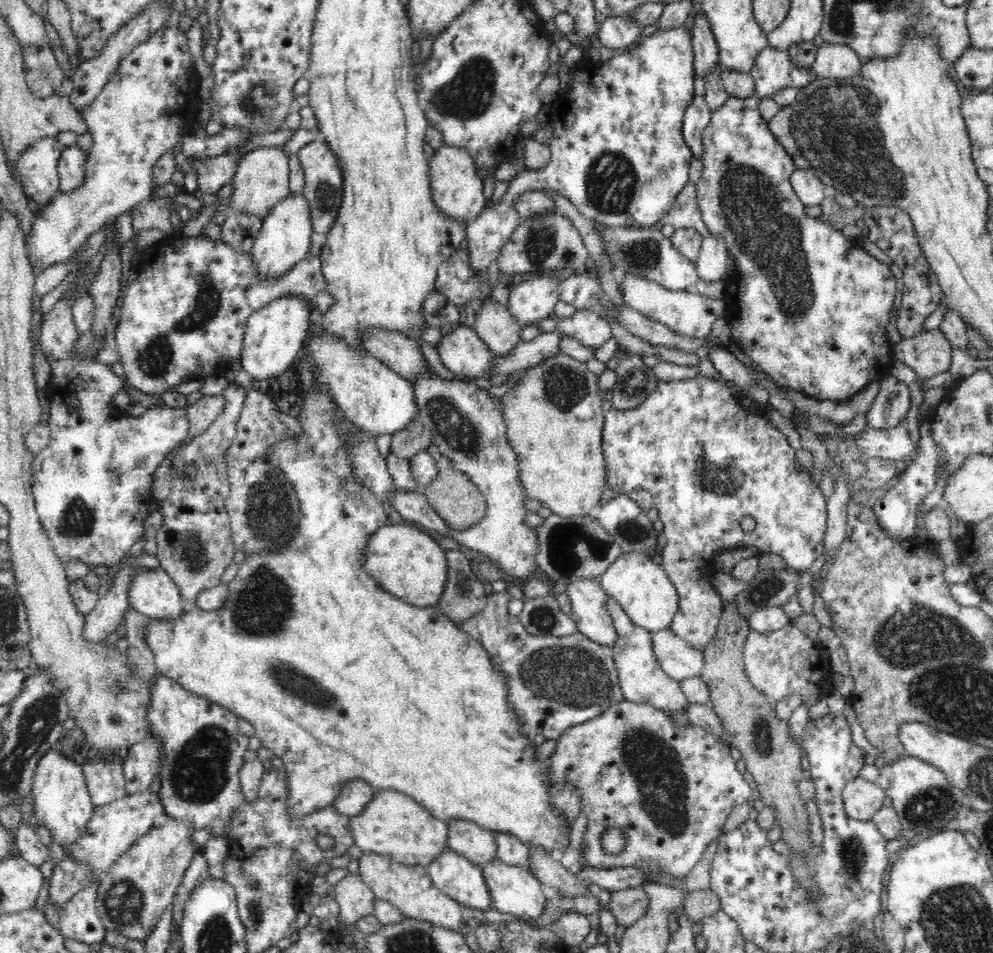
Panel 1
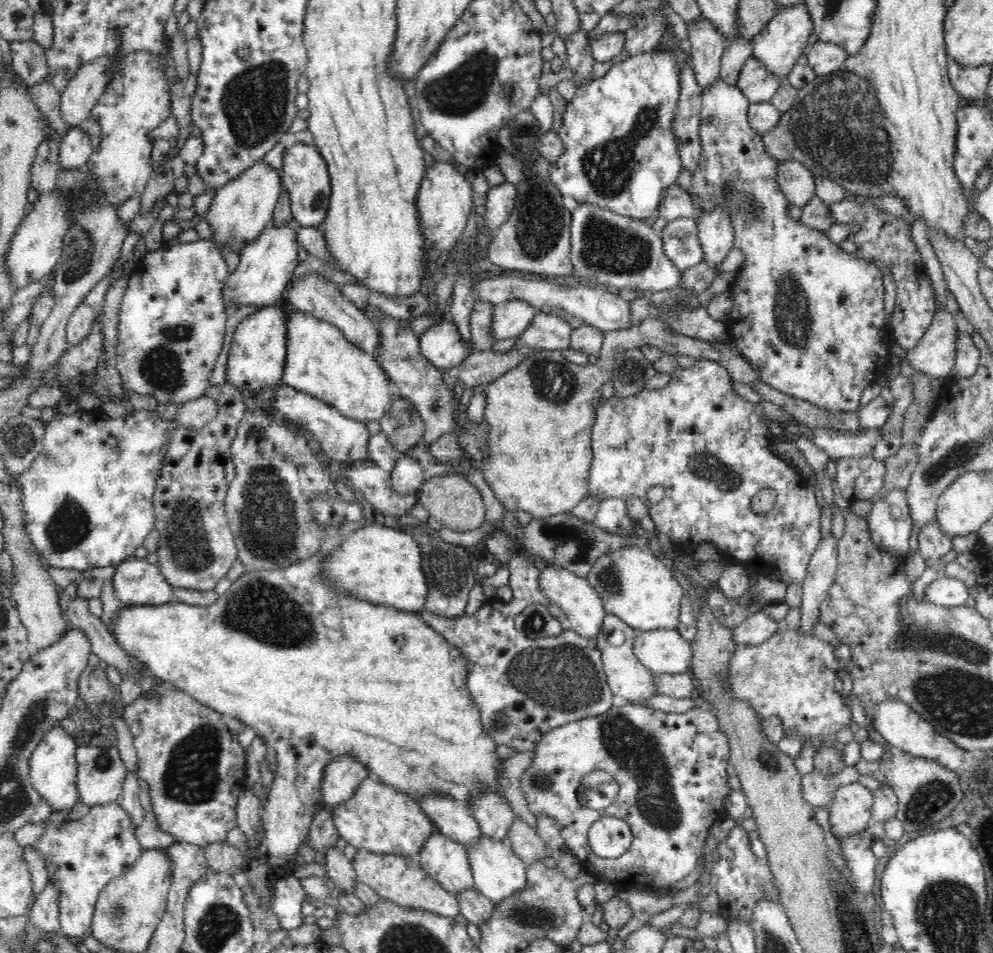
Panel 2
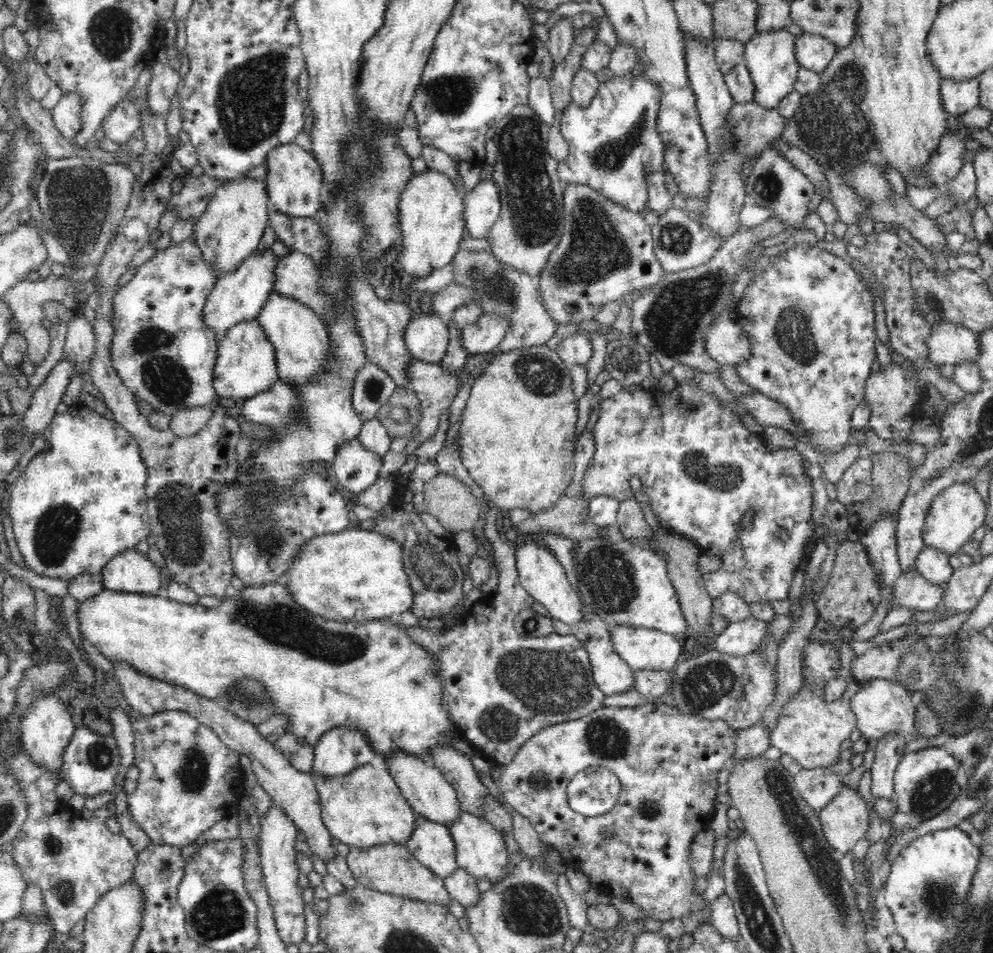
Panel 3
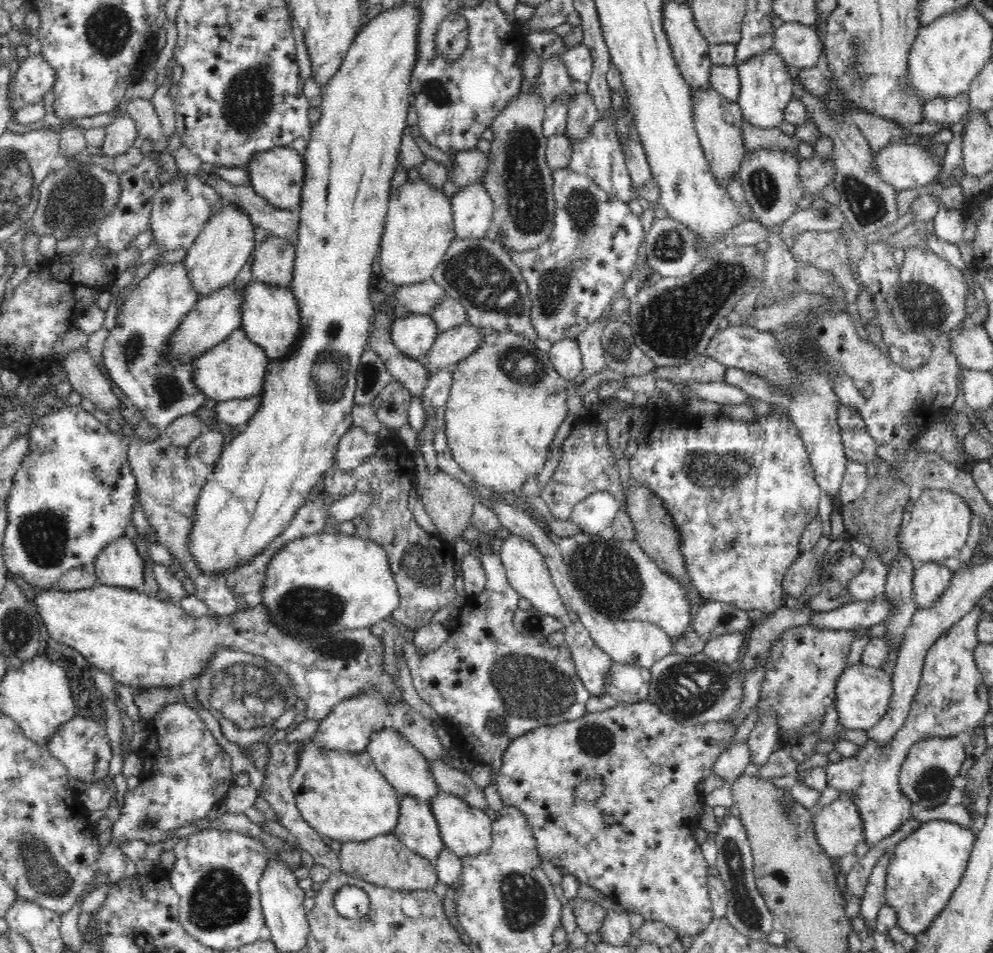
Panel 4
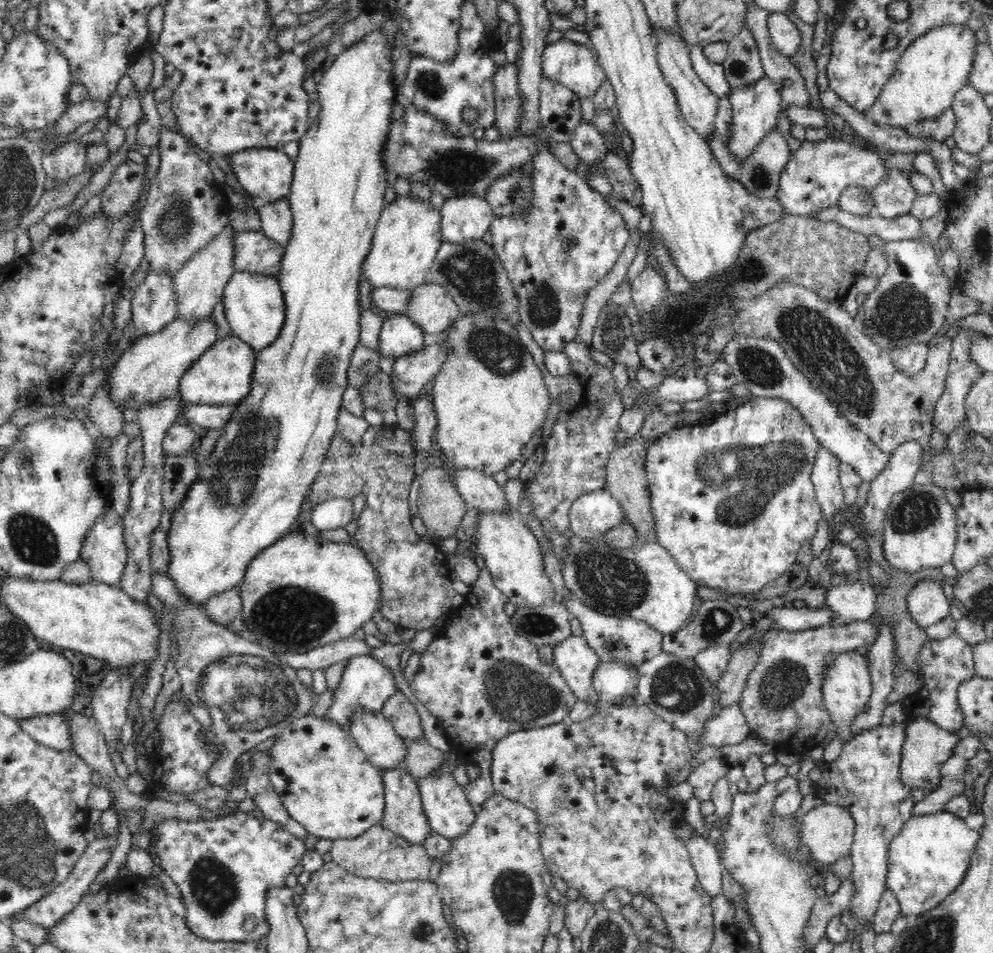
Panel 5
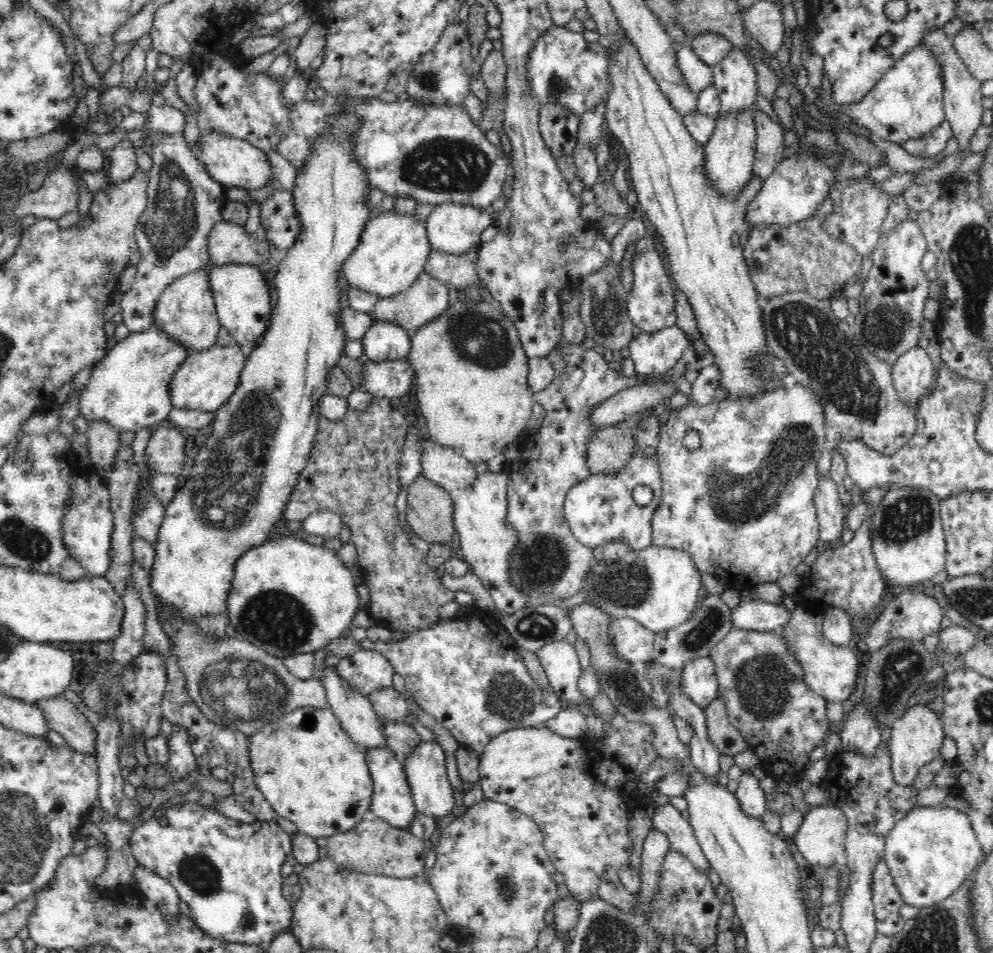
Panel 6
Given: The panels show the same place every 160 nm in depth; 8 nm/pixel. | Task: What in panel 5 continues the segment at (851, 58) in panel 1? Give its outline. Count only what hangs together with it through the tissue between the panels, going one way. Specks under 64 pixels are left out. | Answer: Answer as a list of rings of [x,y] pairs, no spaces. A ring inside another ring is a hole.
[[[769,13],[767,27],[774,46],[783,56],[792,57],[797,53],[802,36],[796,25],[784,13]]]

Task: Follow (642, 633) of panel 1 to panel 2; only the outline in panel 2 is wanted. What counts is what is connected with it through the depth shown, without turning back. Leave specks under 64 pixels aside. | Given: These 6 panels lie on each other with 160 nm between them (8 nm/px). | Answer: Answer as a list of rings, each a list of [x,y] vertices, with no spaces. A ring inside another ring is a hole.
[[[608,616],[608,618],[610,618],[610,626],[608,626],[606,630],[601,628],[598,636],[594,638],[601,654],[603,669],[606,673],[607,686],[610,687],[613,696],[622,696],[622,698],[625,698],[629,703],[642,704],[643,700],[649,699],[652,695],[658,695],[652,678],[654,672],[646,668],[643,664],[640,664],[640,661],[634,654],[633,642],[636,629],[628,626],[628,624],[622,624],[622,620],[617,616]],[[614,628],[620,628],[620,630],[626,634],[626,642],[621,646],[613,646],[608,642],[608,634],[610,634]]]

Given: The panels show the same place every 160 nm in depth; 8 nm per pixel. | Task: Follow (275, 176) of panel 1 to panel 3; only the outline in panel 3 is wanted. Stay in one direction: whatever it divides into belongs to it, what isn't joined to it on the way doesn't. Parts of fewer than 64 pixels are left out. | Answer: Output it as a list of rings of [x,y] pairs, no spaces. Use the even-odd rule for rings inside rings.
[[[244,177],[216,188],[205,213],[195,224],[192,236],[202,259],[218,273],[218,279],[239,268],[248,256],[257,252],[270,209],[266,183],[262,180]]]

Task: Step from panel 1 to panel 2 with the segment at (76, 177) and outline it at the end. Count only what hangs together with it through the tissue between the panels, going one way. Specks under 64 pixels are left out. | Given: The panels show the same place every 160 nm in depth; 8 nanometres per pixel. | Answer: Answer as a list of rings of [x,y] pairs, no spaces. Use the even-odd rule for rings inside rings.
[[[72,127],[59,143],[60,167],[75,169],[87,165],[94,149],[91,136],[84,129]]]

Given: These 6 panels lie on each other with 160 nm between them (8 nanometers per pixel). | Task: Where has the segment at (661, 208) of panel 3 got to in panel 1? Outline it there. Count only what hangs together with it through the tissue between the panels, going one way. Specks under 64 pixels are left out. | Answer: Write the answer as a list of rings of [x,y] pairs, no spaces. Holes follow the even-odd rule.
[[[693,158],[689,164],[689,181],[679,192],[670,210],[661,218],[661,224],[670,224],[675,229],[680,227],[695,228],[703,237],[711,232],[703,221],[698,206],[695,184],[701,177],[703,164],[700,158]]]

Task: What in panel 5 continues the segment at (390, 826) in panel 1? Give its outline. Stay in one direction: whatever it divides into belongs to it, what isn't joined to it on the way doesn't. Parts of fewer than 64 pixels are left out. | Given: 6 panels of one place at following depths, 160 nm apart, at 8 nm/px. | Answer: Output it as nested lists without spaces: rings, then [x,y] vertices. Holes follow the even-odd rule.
[[[312,714],[279,722],[270,756],[270,783],[288,815],[310,835],[328,840],[353,839],[380,824],[386,798],[381,772],[358,747],[348,729]]]

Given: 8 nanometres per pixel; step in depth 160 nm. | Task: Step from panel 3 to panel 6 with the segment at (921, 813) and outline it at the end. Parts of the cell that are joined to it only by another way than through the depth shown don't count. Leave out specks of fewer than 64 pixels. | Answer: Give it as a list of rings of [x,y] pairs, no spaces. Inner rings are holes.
[[[916,704],[907,708],[906,712],[891,726],[889,746],[894,783],[900,786],[910,786],[916,780],[922,766],[941,756],[940,749],[944,737],[945,732],[940,716],[932,711],[928,704]]]

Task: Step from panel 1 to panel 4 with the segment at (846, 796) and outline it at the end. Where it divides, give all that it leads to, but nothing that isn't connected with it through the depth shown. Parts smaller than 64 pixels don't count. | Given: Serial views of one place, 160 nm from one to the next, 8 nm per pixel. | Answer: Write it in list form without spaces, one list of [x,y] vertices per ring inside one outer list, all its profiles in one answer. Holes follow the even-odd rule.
[[[839,798],[815,811],[814,830],[819,846],[830,858],[842,858],[863,840],[864,821],[852,799]]]

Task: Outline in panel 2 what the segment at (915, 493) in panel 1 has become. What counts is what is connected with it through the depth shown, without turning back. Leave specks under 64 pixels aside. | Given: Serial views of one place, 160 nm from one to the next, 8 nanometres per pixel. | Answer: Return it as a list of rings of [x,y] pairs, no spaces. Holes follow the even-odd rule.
[[[892,490],[871,507],[867,517],[872,543],[882,552],[905,556],[909,552],[913,522],[905,490]]]

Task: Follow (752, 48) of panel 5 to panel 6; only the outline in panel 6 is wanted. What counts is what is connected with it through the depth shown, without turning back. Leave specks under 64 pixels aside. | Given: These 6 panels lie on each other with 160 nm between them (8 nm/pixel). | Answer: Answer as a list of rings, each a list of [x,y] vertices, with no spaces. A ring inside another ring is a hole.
[[[735,46],[713,67],[713,84],[718,91],[719,118],[738,116],[748,110],[759,96],[754,65],[747,52]]]

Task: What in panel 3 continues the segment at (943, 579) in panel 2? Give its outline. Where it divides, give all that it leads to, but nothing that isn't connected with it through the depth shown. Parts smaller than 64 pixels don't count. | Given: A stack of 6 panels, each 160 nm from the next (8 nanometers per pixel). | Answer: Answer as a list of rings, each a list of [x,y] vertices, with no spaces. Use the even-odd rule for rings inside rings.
[[[908,570],[893,582],[891,610],[911,608],[912,610],[935,609],[942,600],[946,584],[936,586],[928,582],[917,571]]]

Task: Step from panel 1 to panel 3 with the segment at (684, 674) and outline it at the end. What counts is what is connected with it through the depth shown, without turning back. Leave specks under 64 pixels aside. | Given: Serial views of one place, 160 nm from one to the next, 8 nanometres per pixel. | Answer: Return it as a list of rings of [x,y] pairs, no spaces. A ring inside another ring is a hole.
[[[609,625],[614,650],[634,670],[671,670],[685,656],[687,642],[651,628]]]

